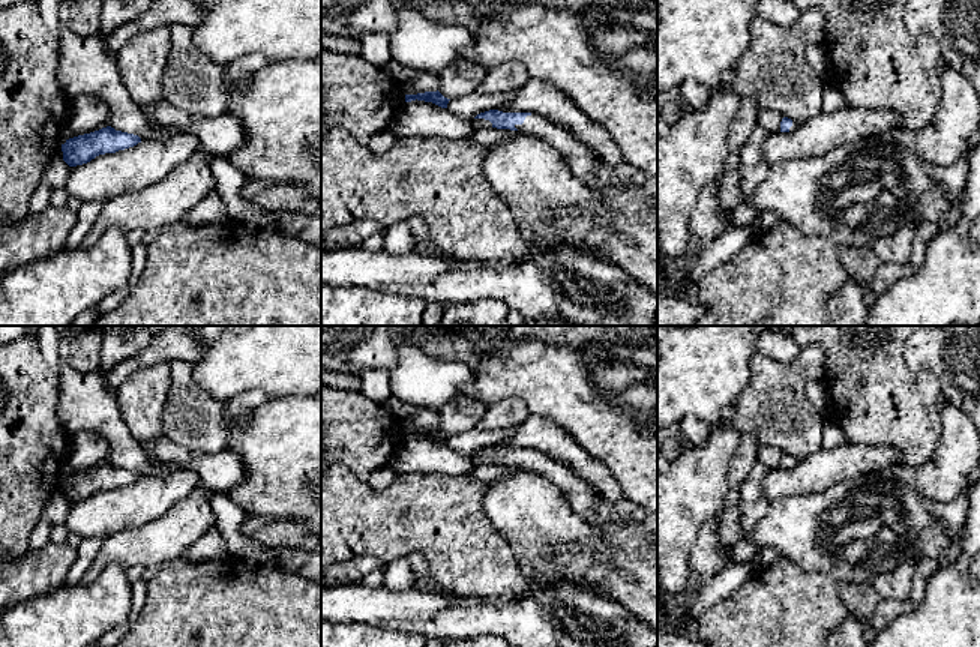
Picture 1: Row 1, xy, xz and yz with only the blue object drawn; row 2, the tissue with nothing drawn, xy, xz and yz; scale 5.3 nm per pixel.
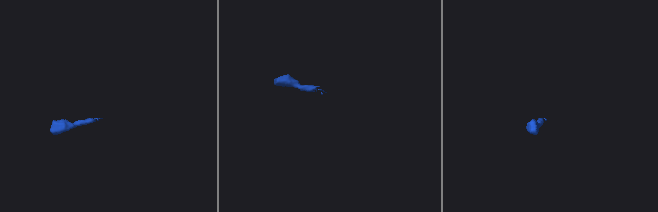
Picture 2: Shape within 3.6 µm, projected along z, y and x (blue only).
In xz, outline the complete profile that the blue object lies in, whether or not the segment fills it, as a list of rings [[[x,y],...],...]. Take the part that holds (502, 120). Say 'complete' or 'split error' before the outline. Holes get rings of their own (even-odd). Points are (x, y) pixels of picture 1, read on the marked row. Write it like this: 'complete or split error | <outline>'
split error | [[[489,110],[474,119],[485,119],[497,129],[524,131],[539,135],[552,144],[566,159],[572,174],[591,188],[621,188],[635,189],[636,186],[621,183],[614,185],[608,173],[597,170],[597,158],[588,146],[576,140],[567,131],[549,123],[546,119],[531,113],[503,113]]]

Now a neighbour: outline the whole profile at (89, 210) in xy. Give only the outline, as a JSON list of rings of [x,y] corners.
[[[93,200],[81,204],[77,213],[77,222],[66,239],[66,248],[77,248],[93,228],[102,207],[108,200]]]

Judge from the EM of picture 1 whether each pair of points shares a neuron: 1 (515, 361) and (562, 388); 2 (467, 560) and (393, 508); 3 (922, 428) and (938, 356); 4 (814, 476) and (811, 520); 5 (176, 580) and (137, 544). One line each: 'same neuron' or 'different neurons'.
1: same neuron
2: same neuron
3: different neurons
4: different neurons
5: different neurons

